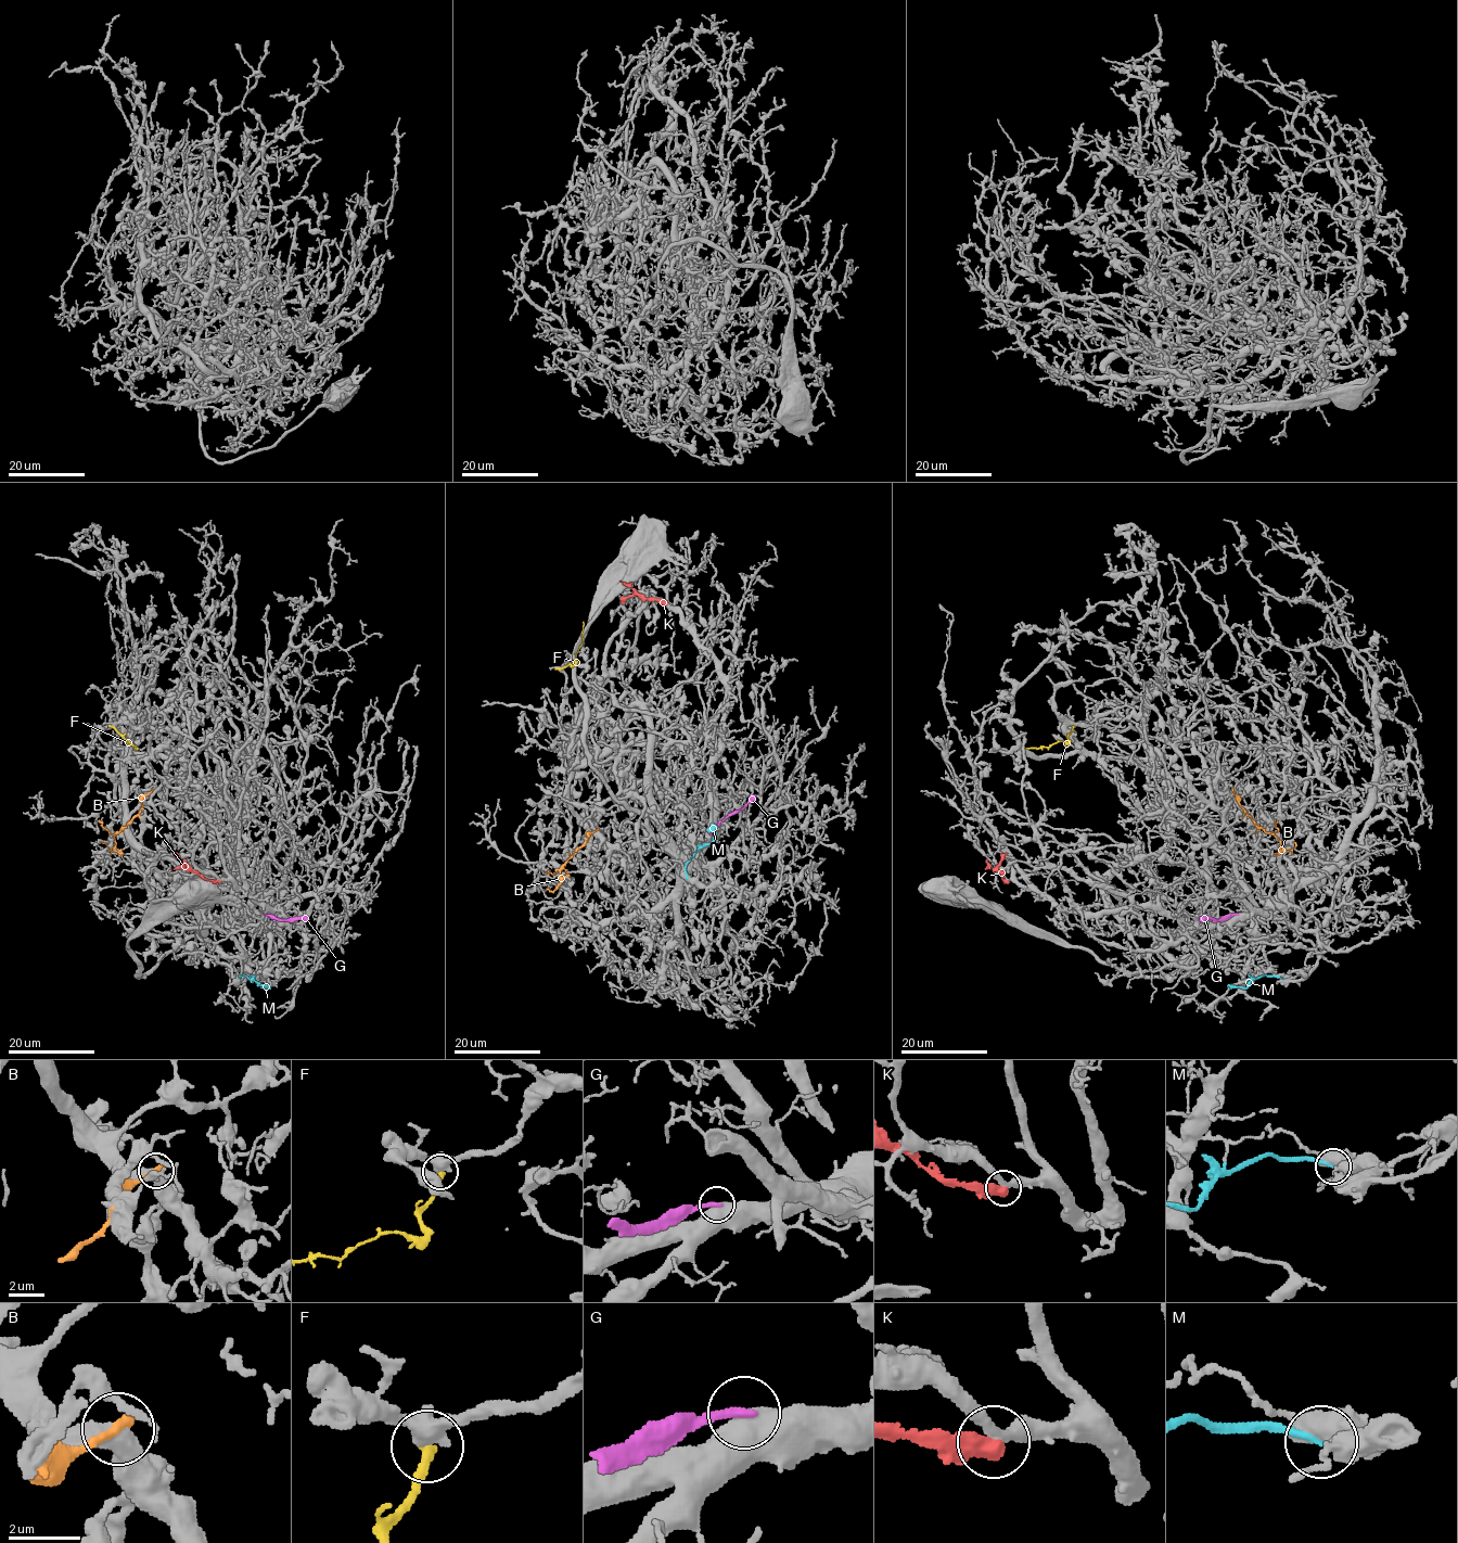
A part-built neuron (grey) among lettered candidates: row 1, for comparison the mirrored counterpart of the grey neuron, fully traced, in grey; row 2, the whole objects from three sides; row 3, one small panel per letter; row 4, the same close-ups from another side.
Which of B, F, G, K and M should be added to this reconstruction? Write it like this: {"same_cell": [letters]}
{"same_cell": []}

